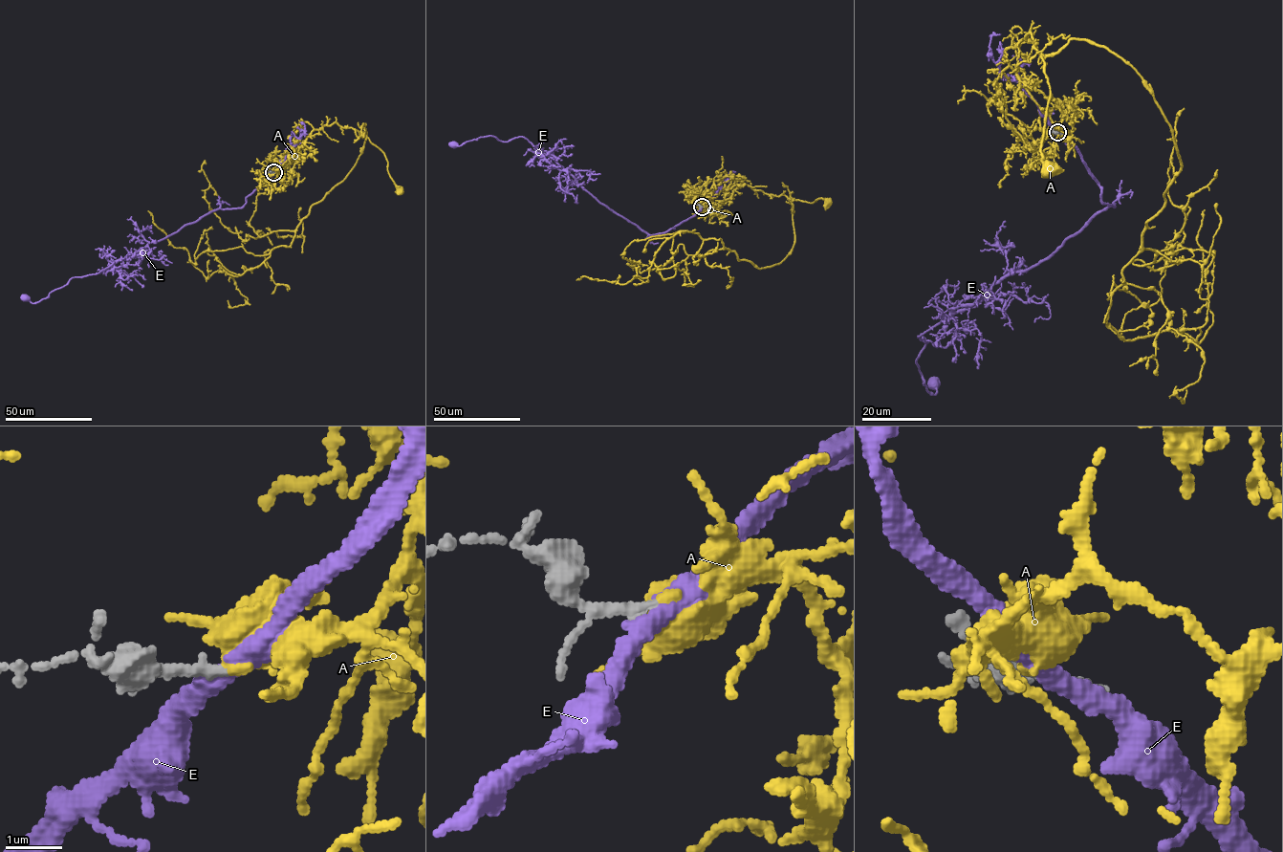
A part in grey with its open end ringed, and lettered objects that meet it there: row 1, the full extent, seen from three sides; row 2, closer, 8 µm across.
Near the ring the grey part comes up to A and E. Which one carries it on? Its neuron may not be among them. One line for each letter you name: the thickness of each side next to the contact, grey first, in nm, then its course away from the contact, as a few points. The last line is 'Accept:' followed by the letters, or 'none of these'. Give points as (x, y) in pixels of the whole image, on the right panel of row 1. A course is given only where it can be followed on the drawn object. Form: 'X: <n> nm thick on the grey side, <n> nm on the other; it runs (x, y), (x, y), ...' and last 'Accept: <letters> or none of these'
A: 160 nm thick on the grey side, 420 nm on the other; it runs (1056, 132), (1057, 102), (1022, 79), (1006, 57), (1006, 50), (1028, 32), (1050, 90), (1041, 150), (1048, 169)
Accept: A

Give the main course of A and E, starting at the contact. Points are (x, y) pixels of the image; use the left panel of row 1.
A: (273, 172), (294, 155), (313, 131), (335, 122), (363, 134), (381, 151), (387, 162), (389, 176), (400, 190)
E: (273, 172), (242, 207), (210, 211), (130, 257), (95, 274), (73, 277), (35, 303), (25, 297)

